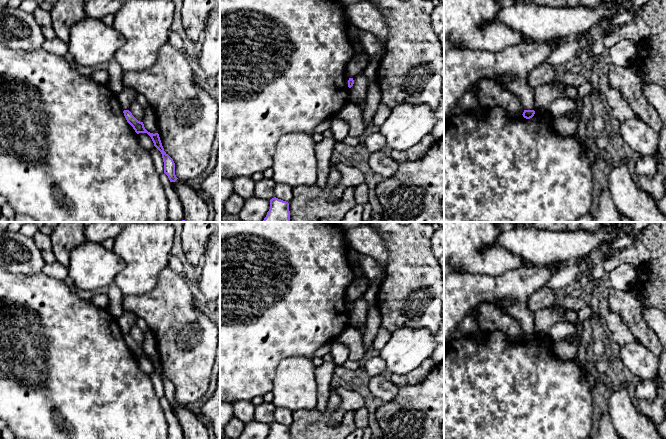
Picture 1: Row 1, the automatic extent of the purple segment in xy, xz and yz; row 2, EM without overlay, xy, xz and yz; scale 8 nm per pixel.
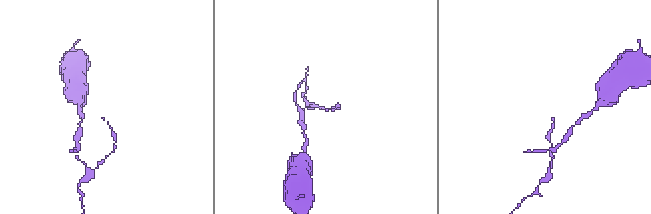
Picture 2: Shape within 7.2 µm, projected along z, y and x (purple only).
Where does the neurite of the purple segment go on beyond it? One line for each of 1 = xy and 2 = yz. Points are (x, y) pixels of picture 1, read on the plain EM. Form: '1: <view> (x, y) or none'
1: none
2: none

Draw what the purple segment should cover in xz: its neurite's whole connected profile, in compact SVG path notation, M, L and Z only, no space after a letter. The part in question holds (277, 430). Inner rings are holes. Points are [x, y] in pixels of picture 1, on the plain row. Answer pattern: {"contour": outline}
{"contour": "M276 421L272 422L267 439L290 439L289 427Z"}

